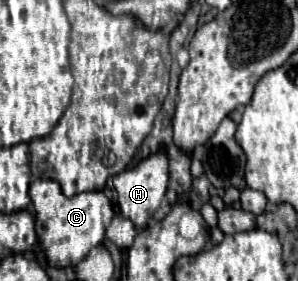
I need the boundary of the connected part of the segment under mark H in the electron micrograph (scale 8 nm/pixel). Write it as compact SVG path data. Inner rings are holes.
M160 147L150 157L142 159L134 169L126 169L126 171L114 175L112 189L116 191L116 203L122 211L122 215L130 217L130 221L136 227L146 227L150 217L154 215L154 211L160 207L162 197L166 195L168 181L170 181L170 163L168 163L168 155L166 155L164 147Z

